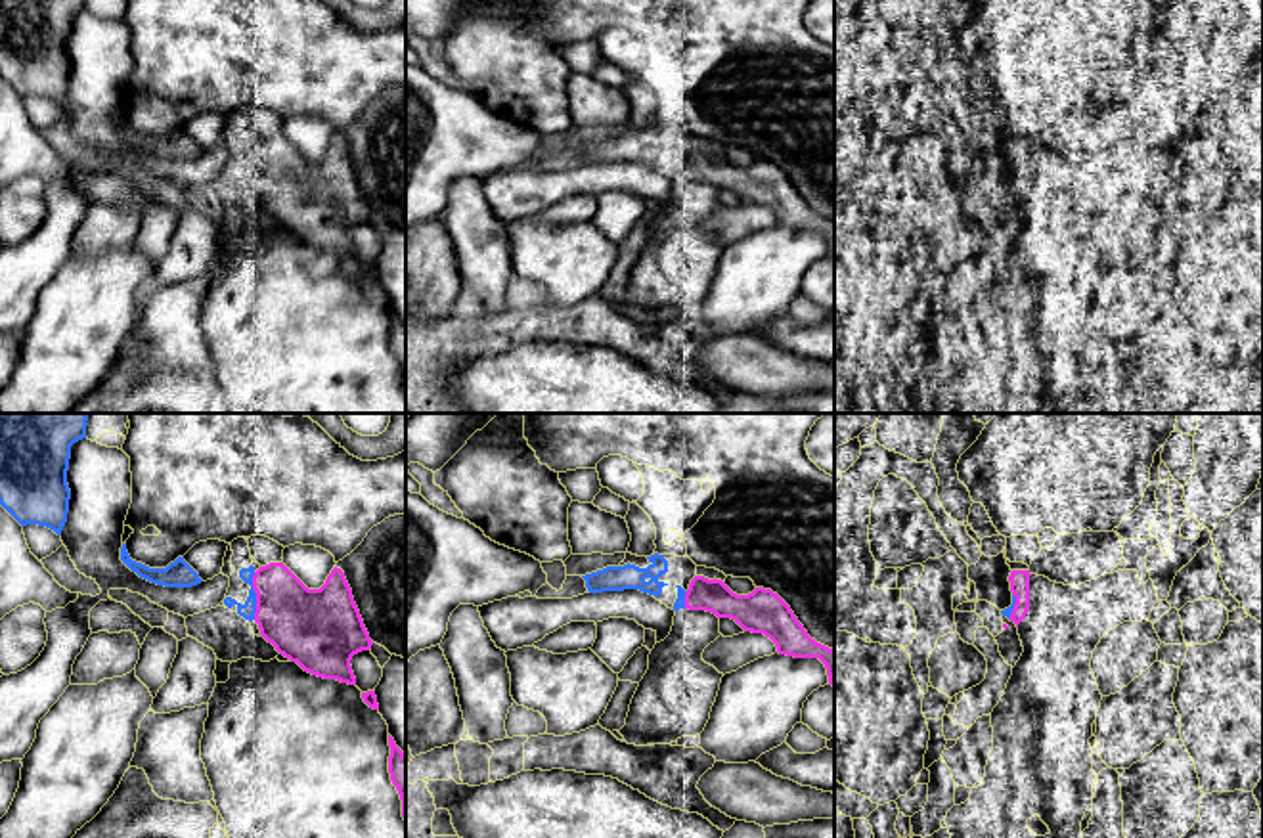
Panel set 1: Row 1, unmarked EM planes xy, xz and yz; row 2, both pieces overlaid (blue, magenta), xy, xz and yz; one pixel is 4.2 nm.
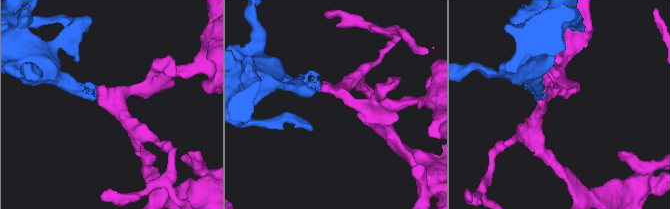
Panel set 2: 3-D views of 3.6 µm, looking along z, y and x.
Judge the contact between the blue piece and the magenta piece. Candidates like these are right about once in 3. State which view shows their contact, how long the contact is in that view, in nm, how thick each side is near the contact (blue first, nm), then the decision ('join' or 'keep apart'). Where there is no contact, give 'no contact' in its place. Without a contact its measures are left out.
meets blue in xy; contact 200 nm long; 70 nm thick on the blue side, 300 nm on the other; join

